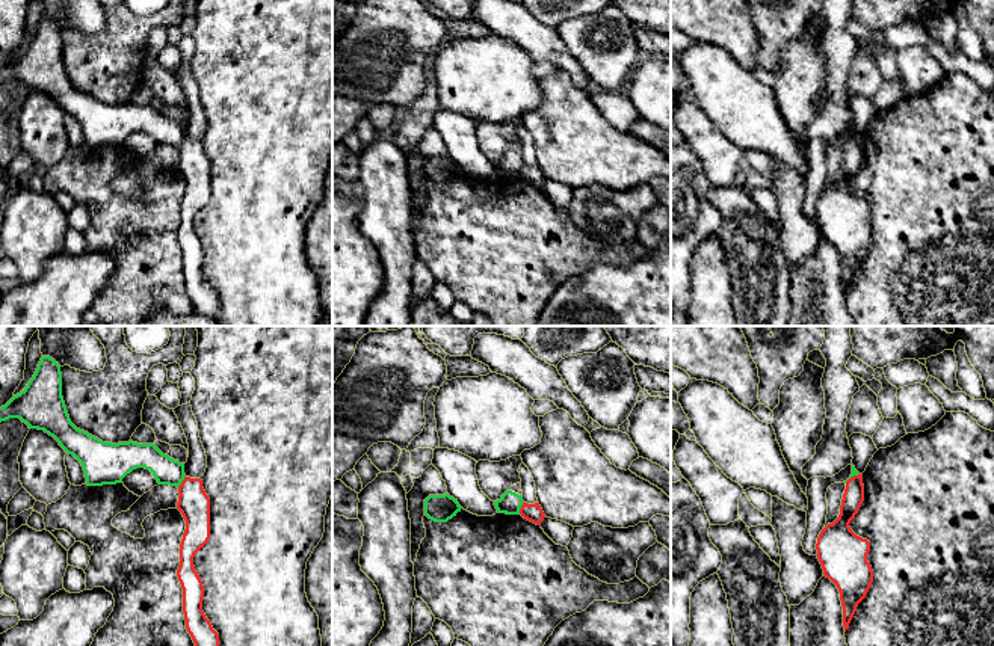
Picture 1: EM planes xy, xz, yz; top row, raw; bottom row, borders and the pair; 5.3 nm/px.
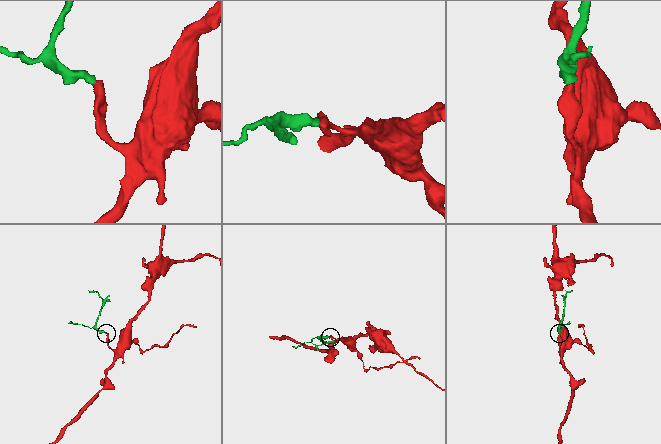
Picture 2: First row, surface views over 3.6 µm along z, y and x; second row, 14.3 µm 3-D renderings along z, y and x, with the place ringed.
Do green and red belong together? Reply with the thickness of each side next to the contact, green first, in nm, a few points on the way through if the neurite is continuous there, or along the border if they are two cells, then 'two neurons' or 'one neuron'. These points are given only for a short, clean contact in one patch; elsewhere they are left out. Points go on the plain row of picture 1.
120/100 nm | along xz (523, 163), (518, 175) | two neurons

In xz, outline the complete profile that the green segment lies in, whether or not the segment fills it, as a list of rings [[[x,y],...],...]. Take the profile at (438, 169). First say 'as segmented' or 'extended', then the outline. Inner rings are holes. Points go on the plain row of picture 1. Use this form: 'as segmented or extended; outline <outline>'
as segmented; outline [[[449,155],[444,157],[429,157],[424,162],[424,177],[435,183],[435,184],[447,184],[458,174],[461,174],[461,168],[458,162],[450,158]]]

